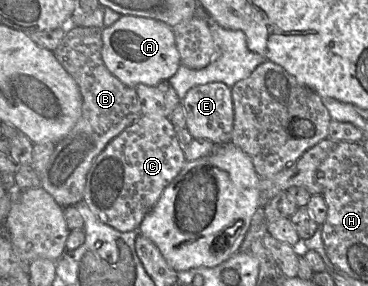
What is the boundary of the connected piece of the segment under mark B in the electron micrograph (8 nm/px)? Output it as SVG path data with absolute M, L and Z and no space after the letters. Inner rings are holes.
M68 25L63 39L53 51L59 63L77 82L82 95L80 118L71 131L61 141L56 143L55 150L42 173L41 187L63 208L74 206L84 199L87 174L95 158L105 149L110 141L143 115L136 88L125 85L108 70L103 61L102 47L102 29Z

